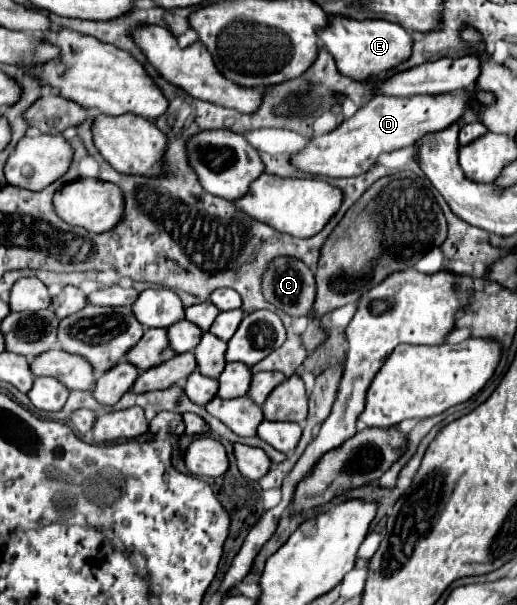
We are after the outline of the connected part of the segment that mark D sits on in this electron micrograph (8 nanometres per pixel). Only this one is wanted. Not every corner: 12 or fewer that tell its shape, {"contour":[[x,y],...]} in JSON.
{"contour":[[485,90],[375,96],[293,164],[359,176],[413,146],[491,106]]}

